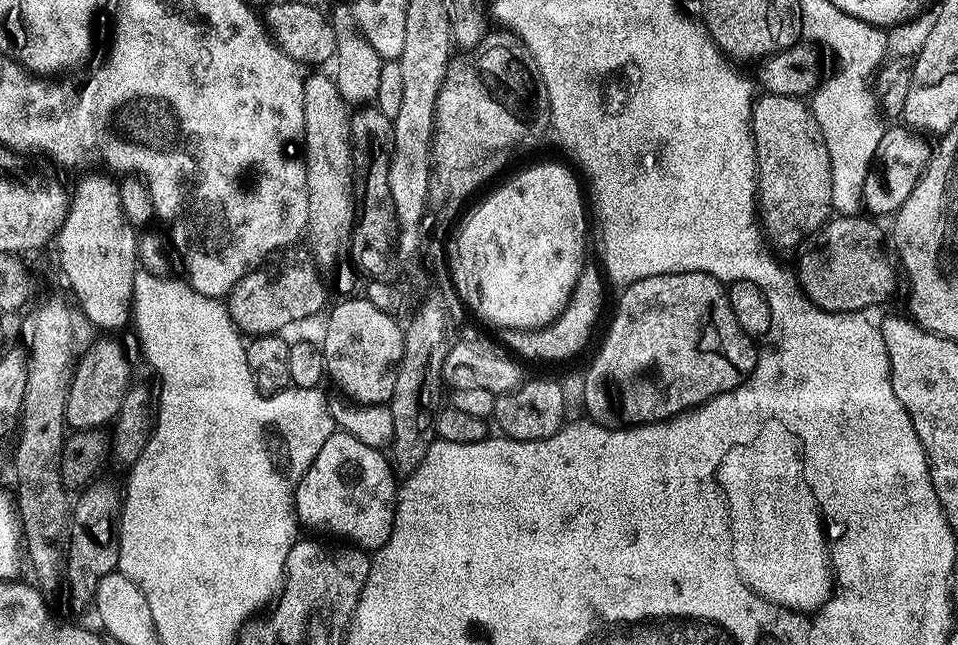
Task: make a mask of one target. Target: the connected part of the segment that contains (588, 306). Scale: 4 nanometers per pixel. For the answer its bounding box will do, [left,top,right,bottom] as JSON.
[503,263,605,364]

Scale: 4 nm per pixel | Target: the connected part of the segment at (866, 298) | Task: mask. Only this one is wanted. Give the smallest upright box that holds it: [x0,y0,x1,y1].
[798,214,898,313]

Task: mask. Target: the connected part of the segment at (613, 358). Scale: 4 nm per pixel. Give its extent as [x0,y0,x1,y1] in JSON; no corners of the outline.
[584,272,758,430]

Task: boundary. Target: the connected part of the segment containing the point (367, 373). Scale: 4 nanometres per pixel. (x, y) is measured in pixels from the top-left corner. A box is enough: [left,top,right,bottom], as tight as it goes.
[322,298,404,405]

